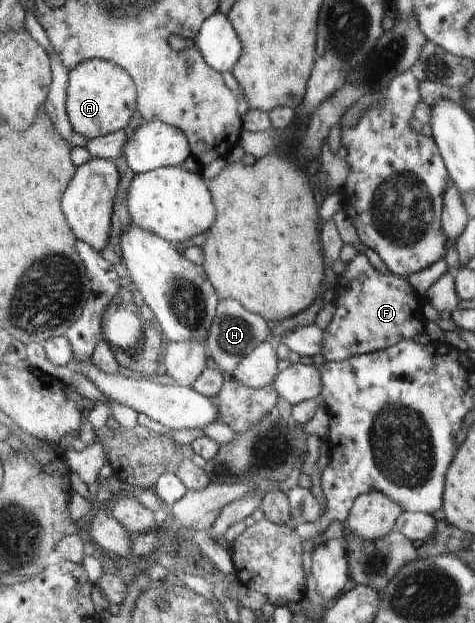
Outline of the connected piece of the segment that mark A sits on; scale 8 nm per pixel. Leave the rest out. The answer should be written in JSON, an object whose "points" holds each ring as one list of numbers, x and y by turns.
{"points":[[90,59,69,69,66,110,73,131,93,139,126,128,136,106,134,80,128,80,127,70,112,61]]}

